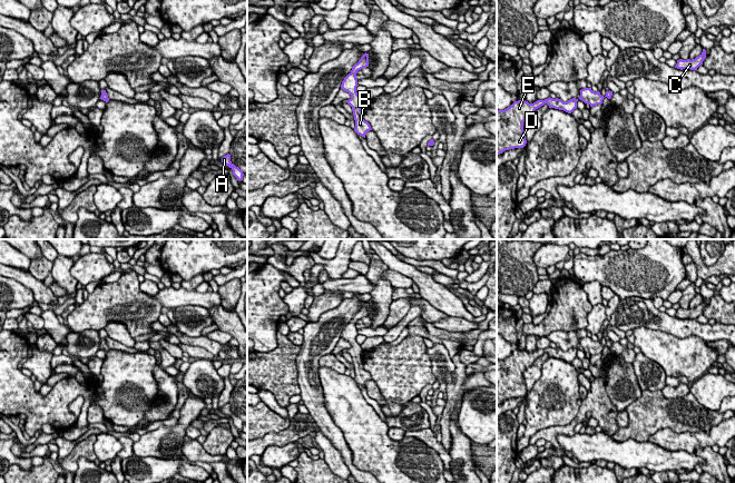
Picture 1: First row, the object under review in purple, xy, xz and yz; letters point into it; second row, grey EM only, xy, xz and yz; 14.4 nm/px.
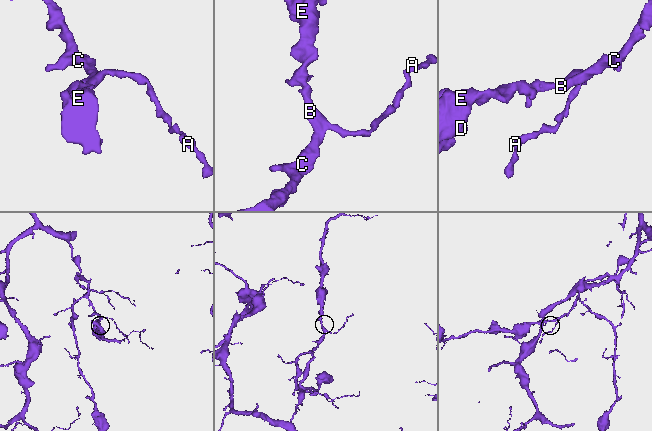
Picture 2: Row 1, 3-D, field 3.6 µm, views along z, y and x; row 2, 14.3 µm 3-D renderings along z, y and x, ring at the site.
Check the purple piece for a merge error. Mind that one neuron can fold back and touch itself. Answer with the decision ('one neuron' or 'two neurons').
one neuron

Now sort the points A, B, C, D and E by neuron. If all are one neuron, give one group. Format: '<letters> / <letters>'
A B C D E

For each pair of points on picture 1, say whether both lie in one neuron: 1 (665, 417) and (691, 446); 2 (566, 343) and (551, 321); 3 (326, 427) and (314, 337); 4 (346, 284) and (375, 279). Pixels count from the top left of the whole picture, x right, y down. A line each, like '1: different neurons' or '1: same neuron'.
1: different neurons
2: different neurons
3: same neuron
4: different neurons

